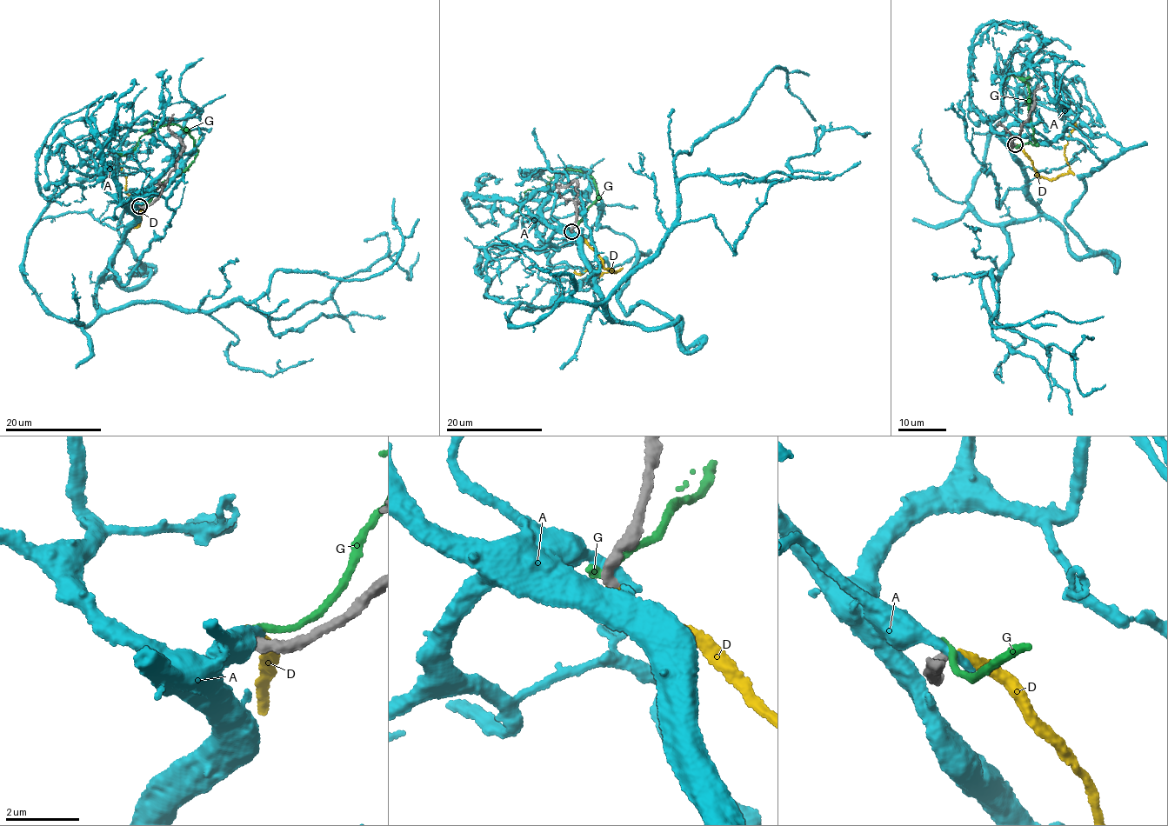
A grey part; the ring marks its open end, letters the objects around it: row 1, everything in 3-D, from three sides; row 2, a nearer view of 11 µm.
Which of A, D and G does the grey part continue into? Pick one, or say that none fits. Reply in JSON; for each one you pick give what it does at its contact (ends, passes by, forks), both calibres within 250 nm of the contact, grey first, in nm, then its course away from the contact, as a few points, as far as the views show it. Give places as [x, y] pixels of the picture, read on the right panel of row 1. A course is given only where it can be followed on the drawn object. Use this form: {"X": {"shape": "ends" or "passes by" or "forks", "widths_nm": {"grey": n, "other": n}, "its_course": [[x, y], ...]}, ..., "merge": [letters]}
{"D": {"shape": "ends", "widths_nm": {"grey": 300, "other": 320}, "its_course": [[1014, 144], [1029, 156], [1040, 176], [1054, 179], [1069, 169], [1064, 150], [1075, 116]]}, "merge": ["D"]}

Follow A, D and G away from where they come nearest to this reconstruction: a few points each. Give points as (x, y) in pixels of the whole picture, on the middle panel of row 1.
A: (571, 229), (610, 321), (604, 303), (674, 224), (678, 154), (740, 115), (778, 67), (815, 121)
D: (571, 231), (613, 271), (594, 275), (586, 269), (575, 274), (574, 269)
G: (570, 229), (578, 225), (597, 196), (594, 178), (577, 170), (558, 175), (545, 187), (526, 190), (512, 216)

